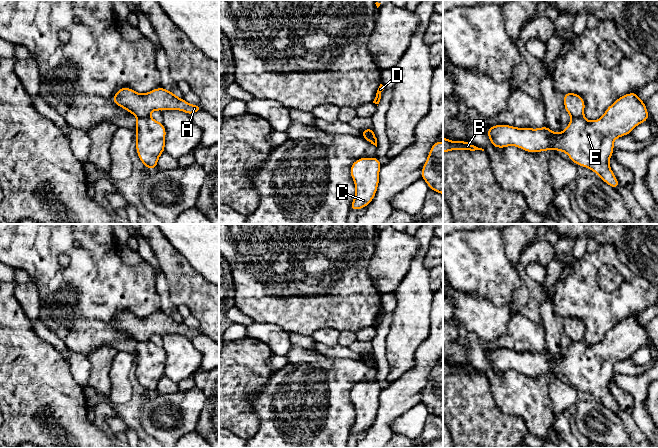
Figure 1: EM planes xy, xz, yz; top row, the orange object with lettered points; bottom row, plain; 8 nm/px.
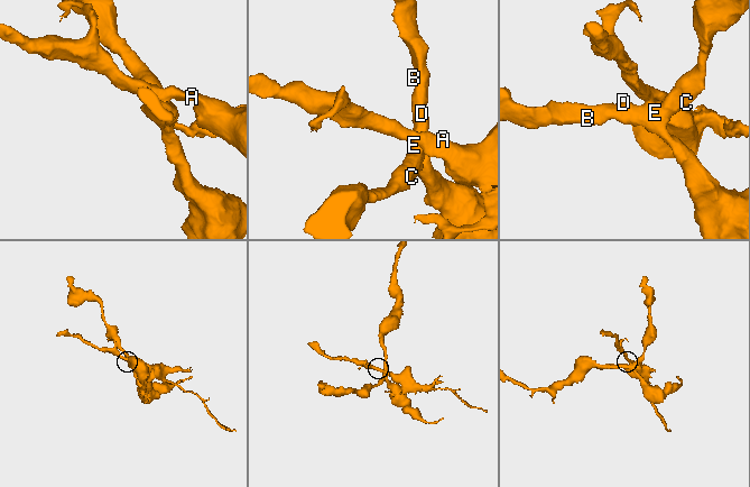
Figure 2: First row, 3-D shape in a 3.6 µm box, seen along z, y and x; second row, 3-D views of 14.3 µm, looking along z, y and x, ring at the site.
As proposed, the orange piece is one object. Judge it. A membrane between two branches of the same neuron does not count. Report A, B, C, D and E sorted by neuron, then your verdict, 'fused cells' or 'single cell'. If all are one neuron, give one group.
groups A / B C D E; fused cells

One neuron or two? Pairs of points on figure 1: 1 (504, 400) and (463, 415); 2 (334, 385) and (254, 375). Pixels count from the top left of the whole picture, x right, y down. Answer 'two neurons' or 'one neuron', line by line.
1: two neurons
2: two neurons

